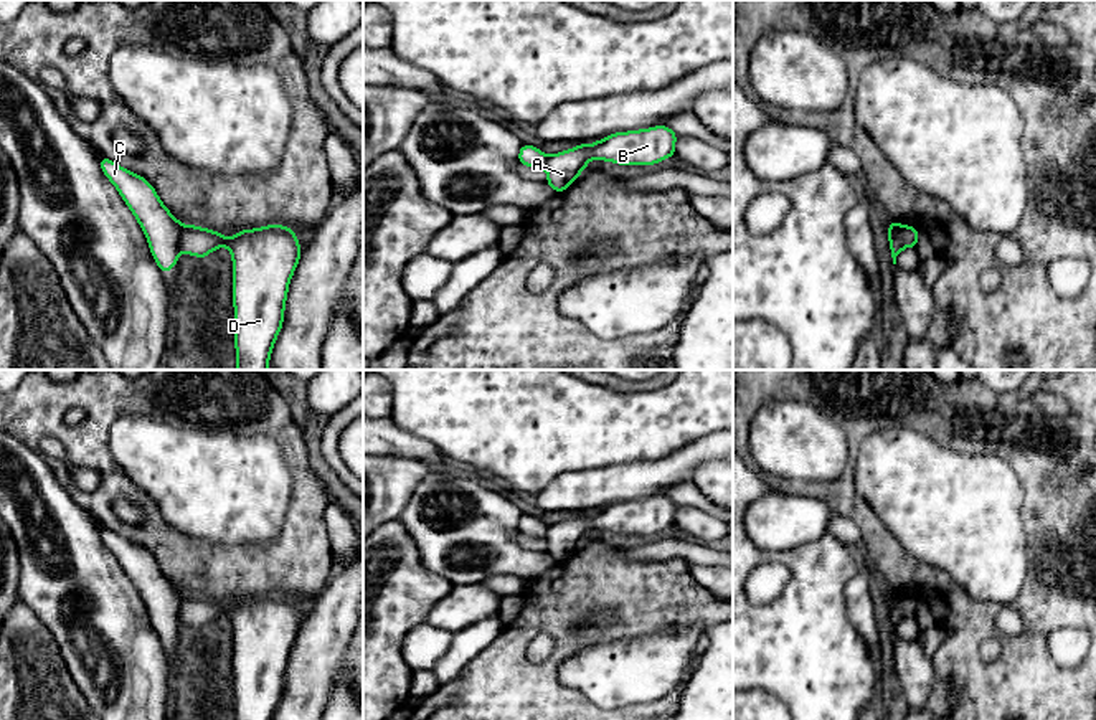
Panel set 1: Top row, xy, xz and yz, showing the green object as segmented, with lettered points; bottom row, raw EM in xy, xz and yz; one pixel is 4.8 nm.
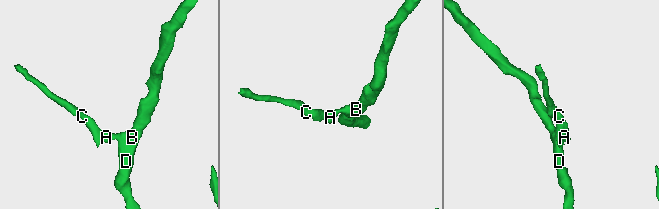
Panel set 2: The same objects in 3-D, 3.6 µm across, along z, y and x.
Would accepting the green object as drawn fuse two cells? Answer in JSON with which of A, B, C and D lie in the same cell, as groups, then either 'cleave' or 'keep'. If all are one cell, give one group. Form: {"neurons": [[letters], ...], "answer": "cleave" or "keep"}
{"neurons": [["A", "B", "D"], ["C"]], "answer": "cleave"}

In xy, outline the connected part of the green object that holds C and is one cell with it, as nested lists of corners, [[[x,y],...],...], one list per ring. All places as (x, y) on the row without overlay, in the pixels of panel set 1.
[[[106,527],[99,528],[99,535],[137,588],[149,611],[150,623],[162,646],[165,646],[170,637],[177,637],[178,608],[183,594],[167,580],[155,558],[144,547]]]

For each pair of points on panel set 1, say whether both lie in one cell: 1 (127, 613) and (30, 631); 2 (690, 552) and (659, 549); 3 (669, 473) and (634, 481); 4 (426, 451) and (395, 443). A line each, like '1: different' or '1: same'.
1: different
2: same
3: same
4: same

